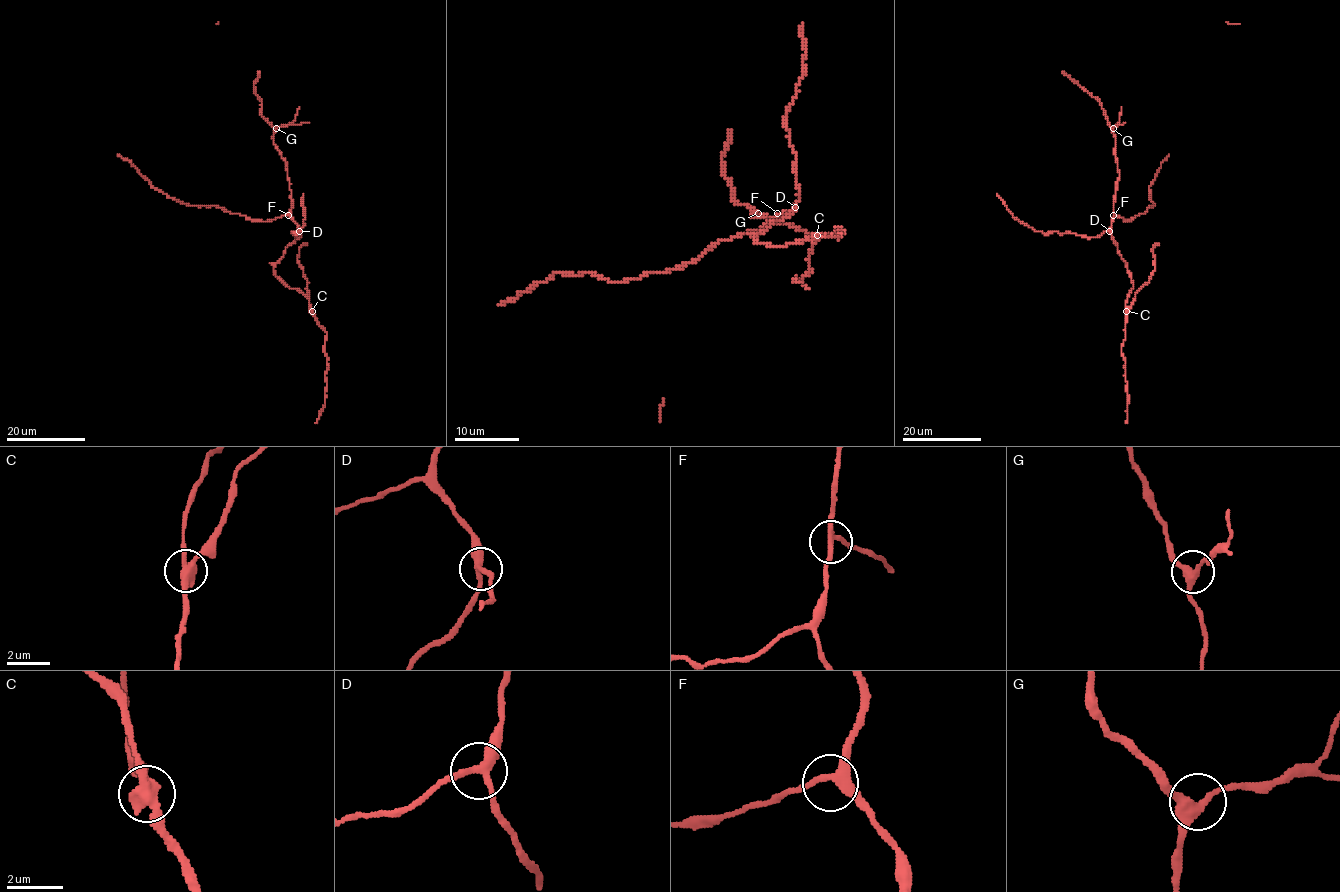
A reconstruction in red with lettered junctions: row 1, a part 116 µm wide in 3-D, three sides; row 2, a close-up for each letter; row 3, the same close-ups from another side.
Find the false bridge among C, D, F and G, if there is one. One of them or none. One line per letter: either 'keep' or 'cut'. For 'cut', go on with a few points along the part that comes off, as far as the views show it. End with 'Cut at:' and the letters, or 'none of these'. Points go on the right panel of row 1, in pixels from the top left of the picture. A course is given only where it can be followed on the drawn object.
C: cut | (1127, 311), (1154, 269), (1152, 248), (1159, 243)
D: keep
F: keep
G: keep
Cut at: C

